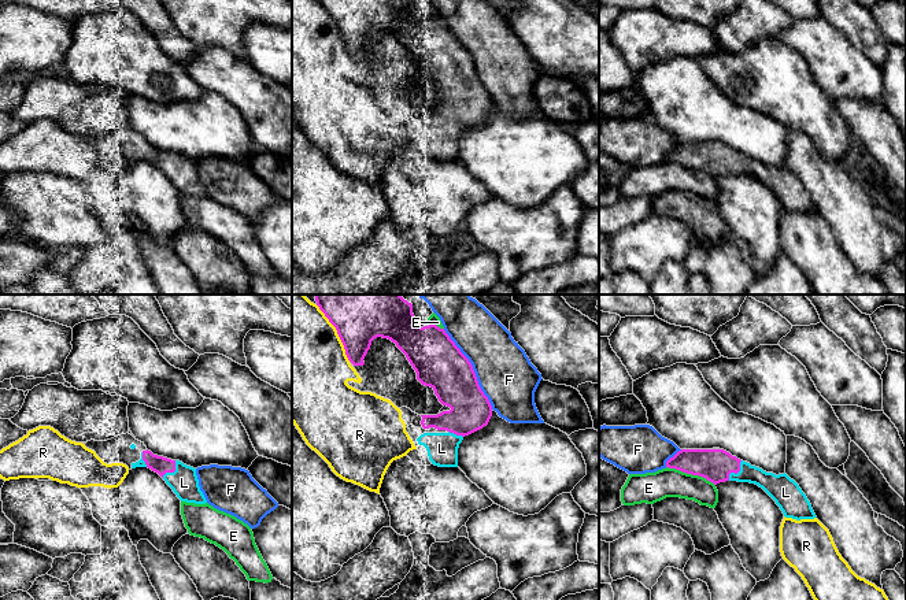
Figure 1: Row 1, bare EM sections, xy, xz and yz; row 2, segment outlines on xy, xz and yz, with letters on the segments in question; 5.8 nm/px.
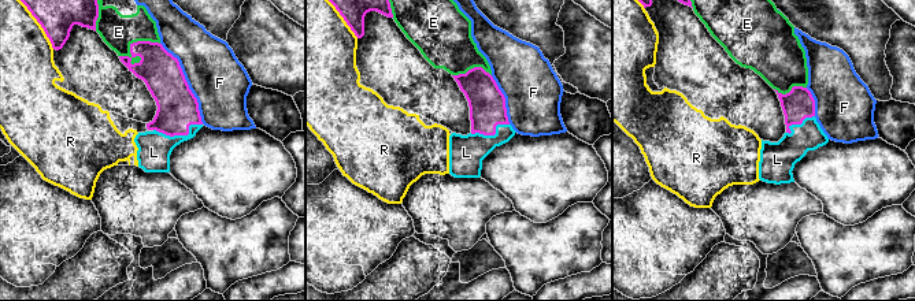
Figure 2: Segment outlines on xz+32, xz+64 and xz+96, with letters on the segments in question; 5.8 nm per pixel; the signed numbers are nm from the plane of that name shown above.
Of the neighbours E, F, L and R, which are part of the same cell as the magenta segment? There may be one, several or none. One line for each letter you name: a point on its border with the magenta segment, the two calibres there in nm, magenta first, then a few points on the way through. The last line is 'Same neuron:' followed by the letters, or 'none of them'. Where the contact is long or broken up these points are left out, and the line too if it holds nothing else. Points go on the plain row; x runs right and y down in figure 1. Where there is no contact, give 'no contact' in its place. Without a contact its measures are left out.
L: contact yz (736, 166); calibres 190 and 140 nm; way yz (714, 158), (729, 160), (736, 166), (754, 167), (776, 180)
Same neuron: L

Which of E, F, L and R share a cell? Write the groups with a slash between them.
E / F / L / R

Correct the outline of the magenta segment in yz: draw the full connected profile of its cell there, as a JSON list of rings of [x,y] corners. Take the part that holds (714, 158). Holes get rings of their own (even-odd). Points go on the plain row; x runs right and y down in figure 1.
[[[681,142],[666,160],[703,170],[714,178],[725,174],[755,177],[776,195],[785,211],[817,211],[806,188],[785,166],[766,166],[724,142]]]

